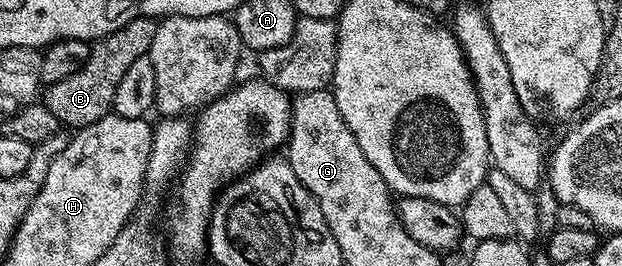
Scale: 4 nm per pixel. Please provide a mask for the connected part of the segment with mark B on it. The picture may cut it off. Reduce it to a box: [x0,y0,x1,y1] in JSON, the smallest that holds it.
[43,16,158,130]

